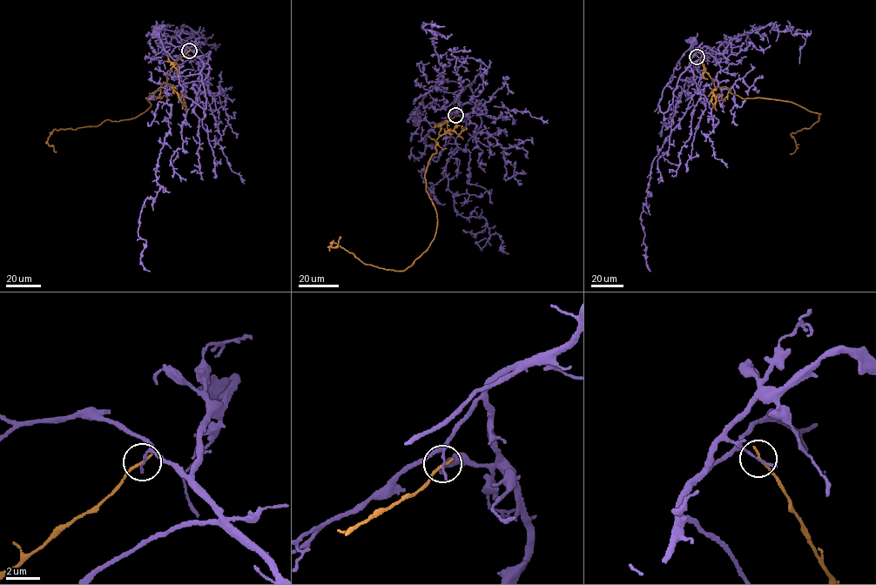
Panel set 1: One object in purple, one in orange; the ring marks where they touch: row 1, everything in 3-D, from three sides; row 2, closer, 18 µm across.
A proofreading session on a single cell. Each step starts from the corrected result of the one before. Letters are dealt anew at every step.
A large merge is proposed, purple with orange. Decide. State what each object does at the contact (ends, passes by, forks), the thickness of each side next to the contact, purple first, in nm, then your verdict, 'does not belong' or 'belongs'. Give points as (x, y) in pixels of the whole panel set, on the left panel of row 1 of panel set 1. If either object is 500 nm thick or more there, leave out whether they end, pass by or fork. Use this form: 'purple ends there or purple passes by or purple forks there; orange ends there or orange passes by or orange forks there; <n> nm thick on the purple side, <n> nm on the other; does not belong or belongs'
purple ends there; orange ends there; 150 nm thick on the purple side, 160 nm on the other; does not belong

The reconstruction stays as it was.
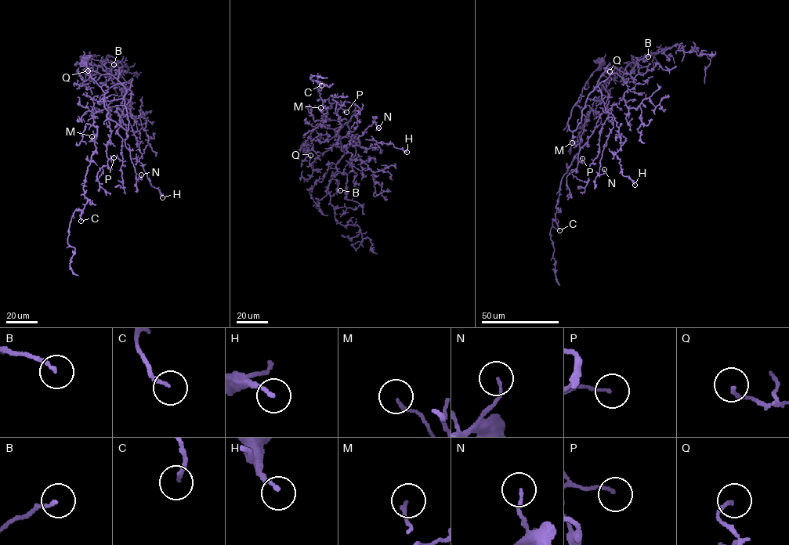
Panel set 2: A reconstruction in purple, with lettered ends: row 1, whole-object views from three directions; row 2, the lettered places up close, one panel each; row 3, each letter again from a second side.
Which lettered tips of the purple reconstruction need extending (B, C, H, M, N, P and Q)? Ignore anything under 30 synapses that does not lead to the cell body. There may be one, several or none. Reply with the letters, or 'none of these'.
none of these

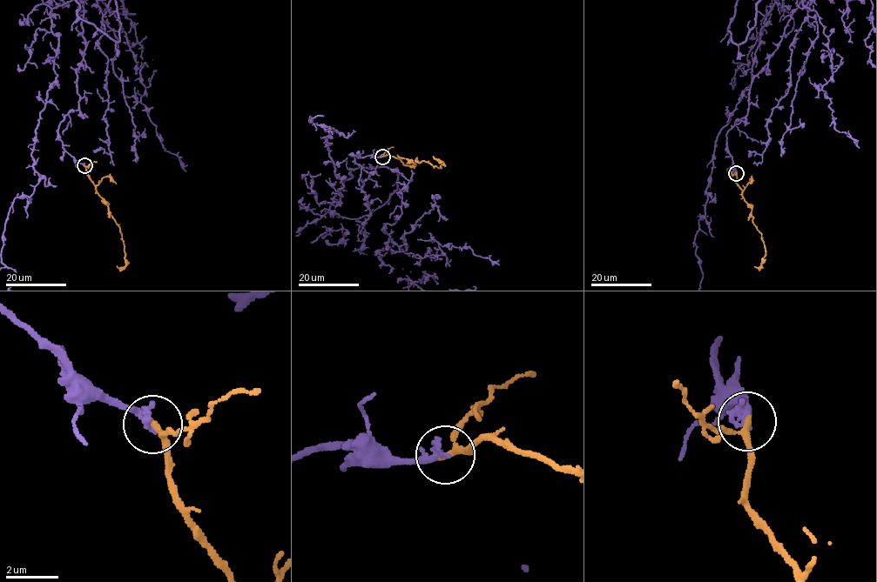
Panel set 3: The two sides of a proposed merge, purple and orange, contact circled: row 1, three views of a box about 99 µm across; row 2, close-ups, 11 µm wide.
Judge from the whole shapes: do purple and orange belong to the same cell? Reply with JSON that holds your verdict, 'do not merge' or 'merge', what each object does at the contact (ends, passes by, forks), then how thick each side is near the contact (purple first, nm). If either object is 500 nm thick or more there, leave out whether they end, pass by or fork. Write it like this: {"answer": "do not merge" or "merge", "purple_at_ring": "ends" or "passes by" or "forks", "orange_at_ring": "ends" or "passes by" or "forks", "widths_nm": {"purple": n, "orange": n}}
{"answer": "merge", "purple_at_ring": "ends", "orange_at_ring": "passes by", "widths_nm": {"purple": 360, "orange": 200}}

